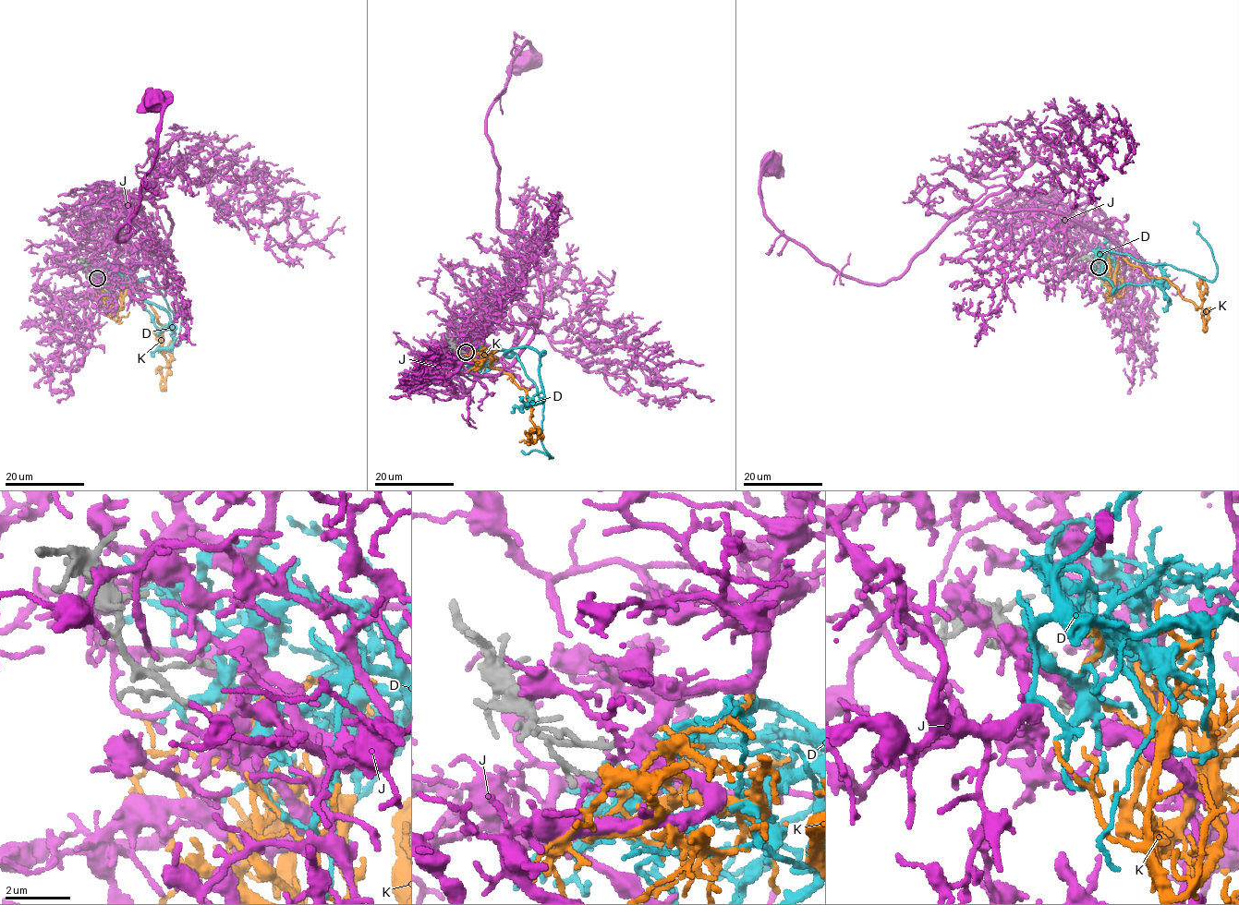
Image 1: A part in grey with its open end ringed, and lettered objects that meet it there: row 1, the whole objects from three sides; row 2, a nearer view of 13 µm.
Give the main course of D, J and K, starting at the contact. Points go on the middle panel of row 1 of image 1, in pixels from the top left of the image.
D: (467, 357), (510, 350), (537, 387), (540, 440), (552, 458), (521, 451)
J: (466, 352), (456, 370), (494, 376), (539, 320), (487, 134), (526, 42), (524, 63)
K: (467, 357), (481, 358), (485, 354), (491, 365), (527, 392), (539, 438), (519, 441)

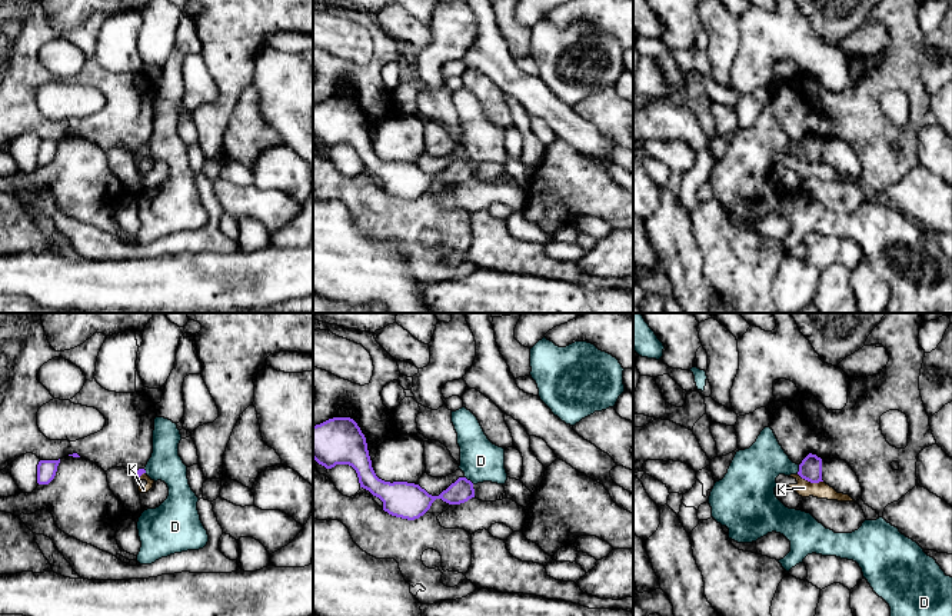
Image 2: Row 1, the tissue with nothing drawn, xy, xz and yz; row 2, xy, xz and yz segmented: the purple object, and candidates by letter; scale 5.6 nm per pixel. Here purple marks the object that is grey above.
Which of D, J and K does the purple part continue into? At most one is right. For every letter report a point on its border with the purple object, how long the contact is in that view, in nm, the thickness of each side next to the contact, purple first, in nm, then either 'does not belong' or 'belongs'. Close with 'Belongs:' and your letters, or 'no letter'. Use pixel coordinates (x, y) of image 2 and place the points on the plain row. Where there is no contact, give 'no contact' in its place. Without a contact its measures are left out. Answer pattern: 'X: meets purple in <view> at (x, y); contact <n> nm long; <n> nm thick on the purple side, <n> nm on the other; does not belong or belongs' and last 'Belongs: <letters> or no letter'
D: meets purple in yz at (799, 149); contact 60 nm long; 130 nm thick on the purple side, 260 nm on the other; does not belong
J: no contact; belongs
K: meets purple in yz at (811, 162); contact 150 nm long; 130 nm thick on the purple side, 90 nm on the other; does not belong
Belongs: J

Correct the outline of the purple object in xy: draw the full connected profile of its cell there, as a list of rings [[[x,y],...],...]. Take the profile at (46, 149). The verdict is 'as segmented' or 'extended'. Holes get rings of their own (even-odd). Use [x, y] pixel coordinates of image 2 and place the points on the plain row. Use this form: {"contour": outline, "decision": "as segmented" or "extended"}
{"contour": [[[40,140],[37,144],[37,163],[39,164],[49,164],[57,151],[59,140]]], "decision": "as segmented"}

